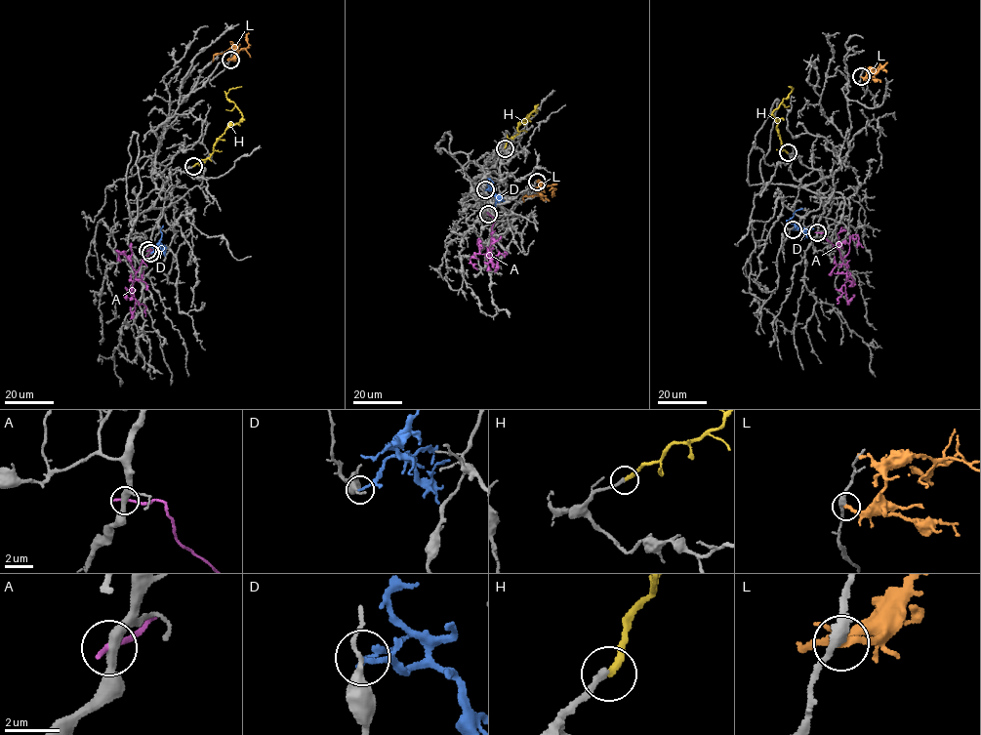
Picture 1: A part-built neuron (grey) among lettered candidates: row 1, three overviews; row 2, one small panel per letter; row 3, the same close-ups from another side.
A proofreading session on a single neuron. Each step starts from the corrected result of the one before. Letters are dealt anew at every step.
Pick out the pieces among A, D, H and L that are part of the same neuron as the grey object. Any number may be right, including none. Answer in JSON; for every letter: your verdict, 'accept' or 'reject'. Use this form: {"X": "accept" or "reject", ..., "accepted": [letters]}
{"A": "reject", "D": "reject", "H": "accept", "L": "reject", "accepted": ["H"]}

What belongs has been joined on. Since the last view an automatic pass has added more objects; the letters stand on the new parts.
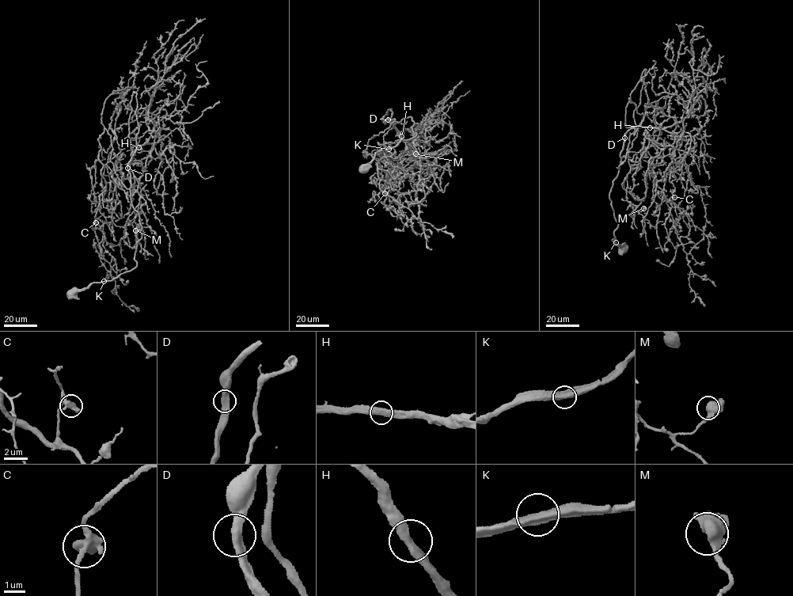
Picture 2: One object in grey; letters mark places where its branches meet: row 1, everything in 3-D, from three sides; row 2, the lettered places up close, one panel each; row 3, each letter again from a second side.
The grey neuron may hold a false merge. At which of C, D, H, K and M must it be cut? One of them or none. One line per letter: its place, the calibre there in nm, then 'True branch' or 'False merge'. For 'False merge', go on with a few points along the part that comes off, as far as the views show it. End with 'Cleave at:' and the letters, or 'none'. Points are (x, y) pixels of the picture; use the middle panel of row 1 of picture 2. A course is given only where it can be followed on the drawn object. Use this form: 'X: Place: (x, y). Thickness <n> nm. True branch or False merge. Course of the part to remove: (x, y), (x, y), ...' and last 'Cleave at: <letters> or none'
C: Place: (385, 193). Thickness 550 nm. True branch
D: Place: (388, 119). Thickness 480 nm. True branch
H: Place: (401, 136). Thickness 480 nm. True branch
K: Place: (388, 149). Thickness 480 nm. True branch
M: Place: (415, 153). Thickness 500 nm. True branch
Cleave at: none

